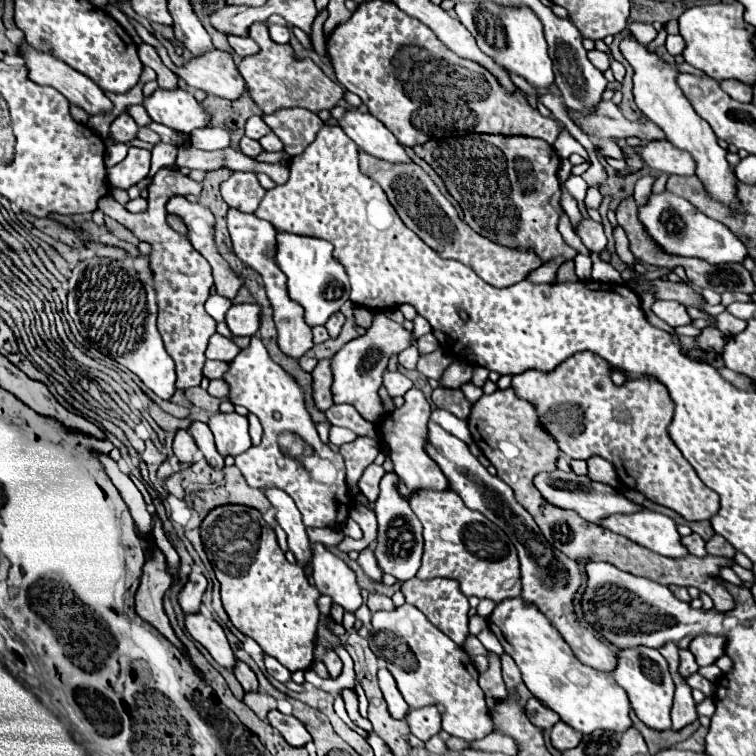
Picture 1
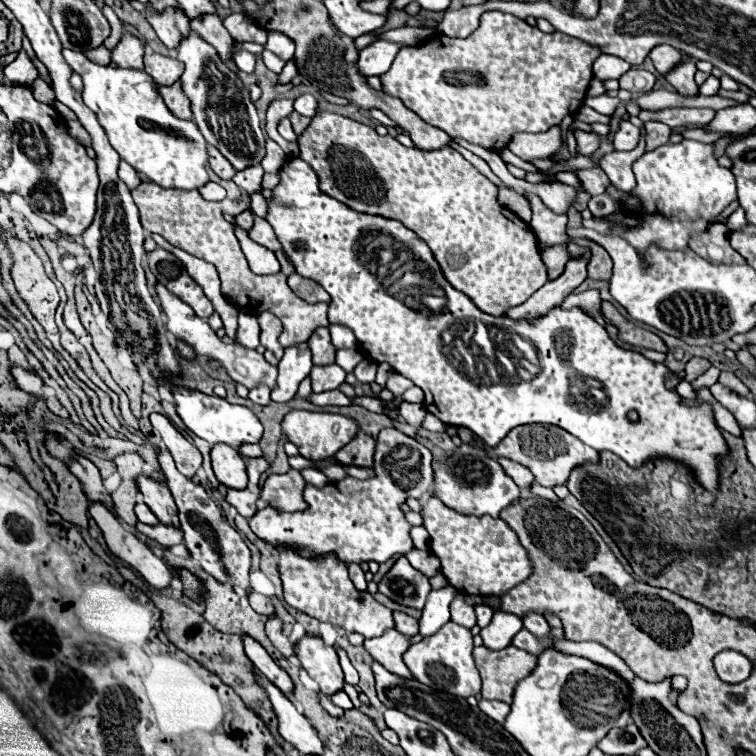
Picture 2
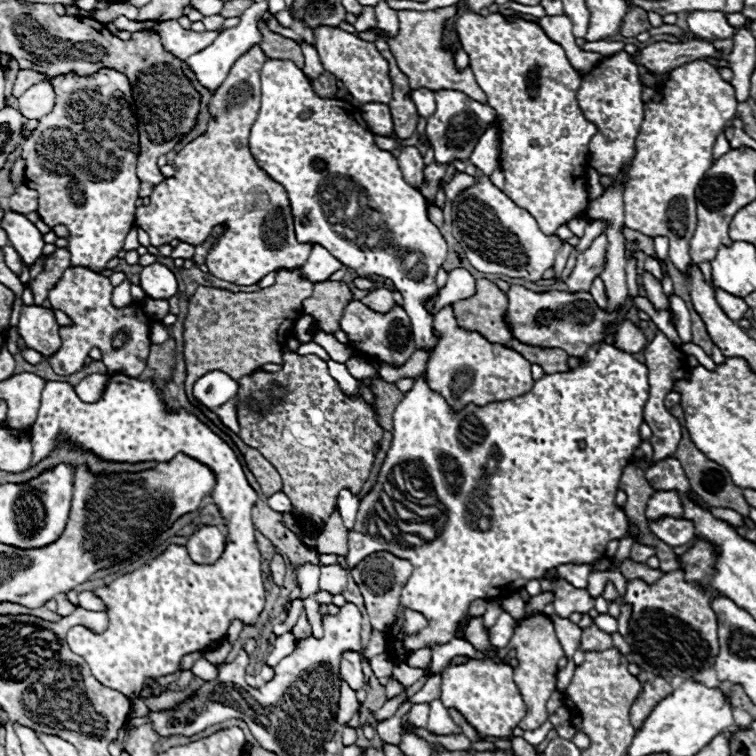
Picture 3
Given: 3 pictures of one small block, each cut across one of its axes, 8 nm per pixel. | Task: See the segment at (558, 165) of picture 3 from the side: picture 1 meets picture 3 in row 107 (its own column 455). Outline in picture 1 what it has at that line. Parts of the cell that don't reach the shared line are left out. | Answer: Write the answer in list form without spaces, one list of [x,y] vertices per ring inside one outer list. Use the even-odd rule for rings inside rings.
[[[422,490],[410,498],[412,510],[424,526],[424,556],[418,578],[454,578],[466,596],[492,598],[496,604],[520,596],[520,570],[510,538],[484,514],[464,506],[454,490]],[[512,582],[512,586],[508,584]]]

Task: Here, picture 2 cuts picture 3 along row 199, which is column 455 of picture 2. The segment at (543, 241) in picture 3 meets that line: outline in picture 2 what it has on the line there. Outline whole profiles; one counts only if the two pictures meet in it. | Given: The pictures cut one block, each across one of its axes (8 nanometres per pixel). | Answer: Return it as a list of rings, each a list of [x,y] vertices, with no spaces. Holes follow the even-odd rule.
[[[434,456],[434,486],[432,494],[450,508],[476,514],[476,516],[498,516],[508,504],[520,496],[520,488],[504,472],[504,468],[488,456]]]

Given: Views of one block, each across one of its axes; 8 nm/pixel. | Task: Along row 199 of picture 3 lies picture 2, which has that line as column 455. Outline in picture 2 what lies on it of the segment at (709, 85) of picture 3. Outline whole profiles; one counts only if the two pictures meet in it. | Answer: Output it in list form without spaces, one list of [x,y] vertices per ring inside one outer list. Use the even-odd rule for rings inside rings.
[[[448,622],[430,638],[422,638],[418,644],[410,644],[402,658],[418,682],[430,688],[442,688],[444,692],[450,692],[454,696],[468,698],[480,694],[480,672],[476,668],[472,650],[472,632],[454,622]]]

